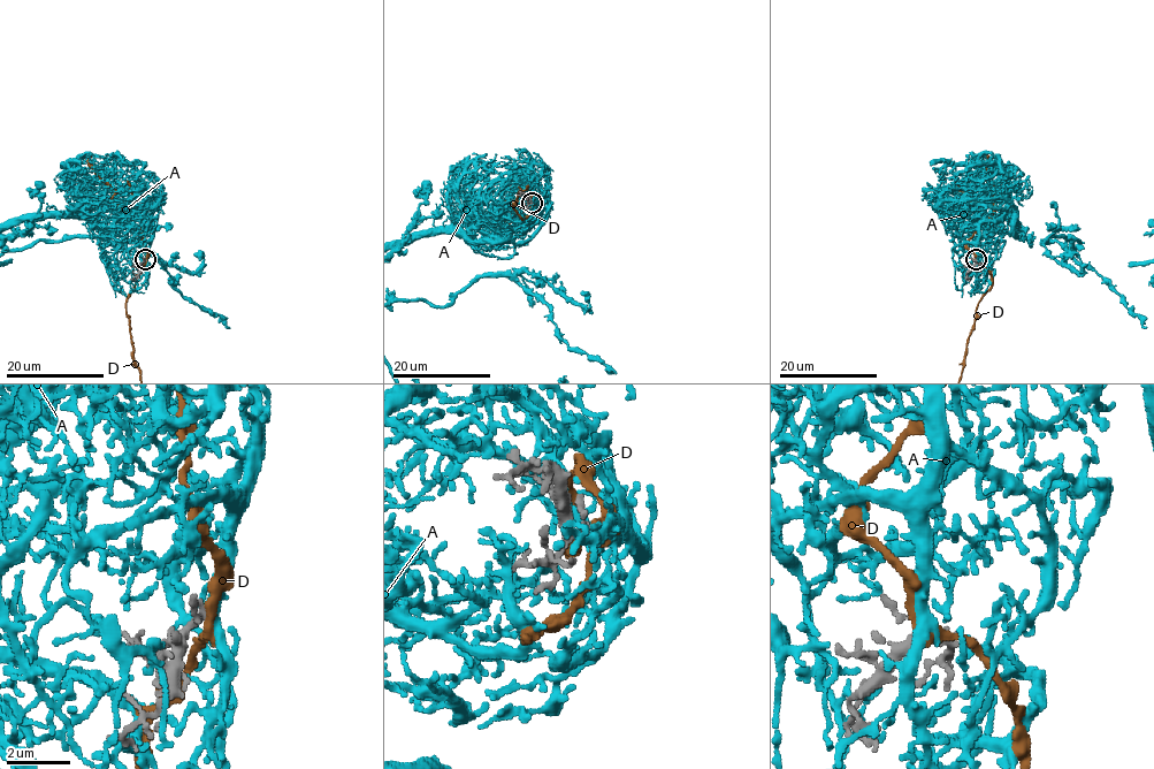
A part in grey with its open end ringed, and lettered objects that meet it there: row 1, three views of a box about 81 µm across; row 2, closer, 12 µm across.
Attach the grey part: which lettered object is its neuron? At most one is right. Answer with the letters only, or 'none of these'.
A

